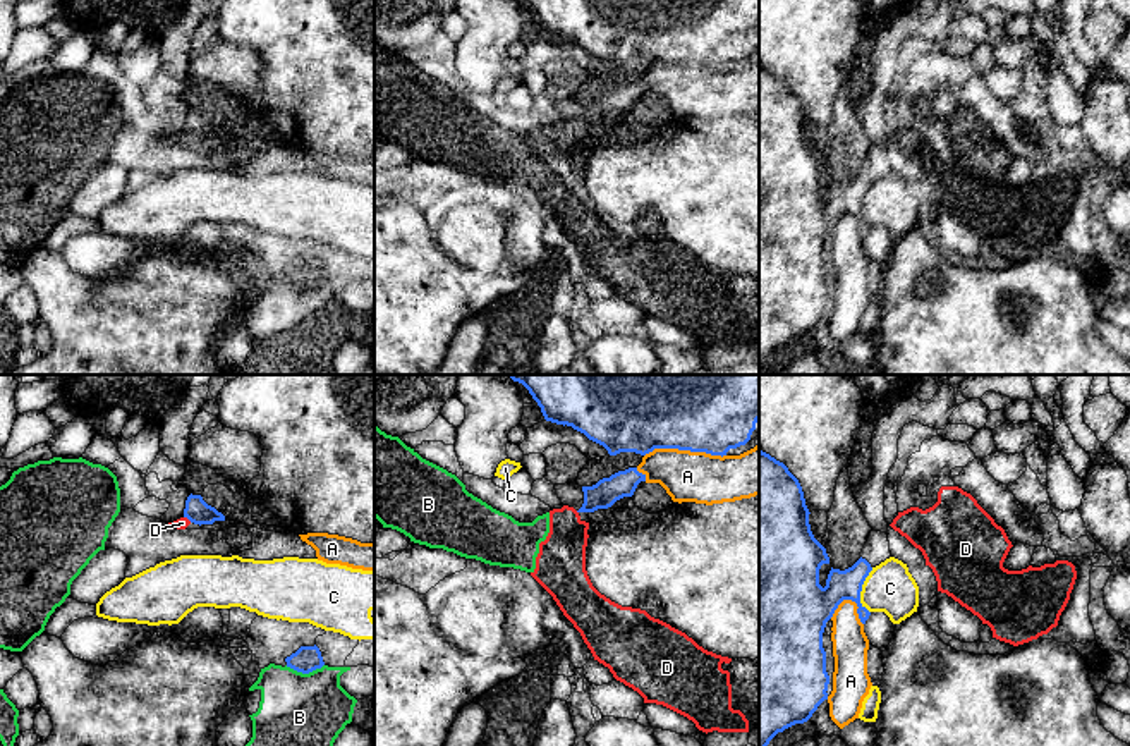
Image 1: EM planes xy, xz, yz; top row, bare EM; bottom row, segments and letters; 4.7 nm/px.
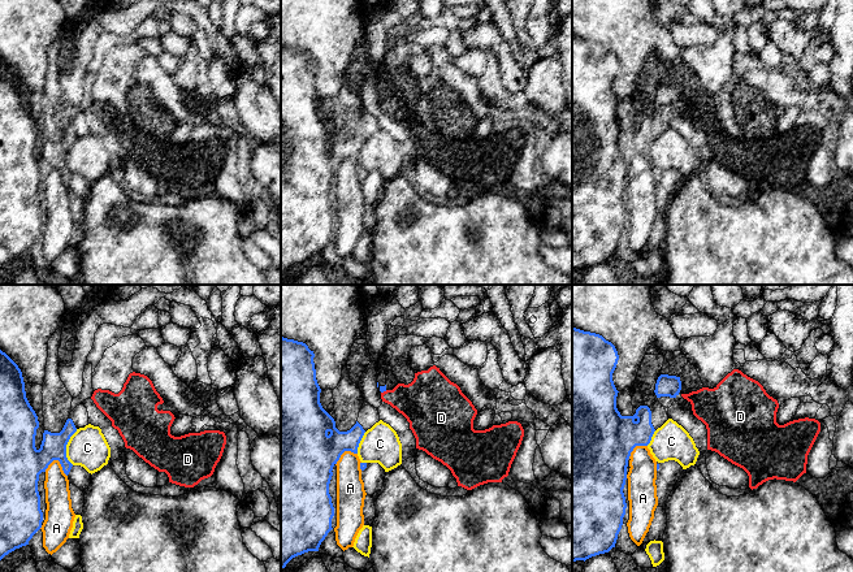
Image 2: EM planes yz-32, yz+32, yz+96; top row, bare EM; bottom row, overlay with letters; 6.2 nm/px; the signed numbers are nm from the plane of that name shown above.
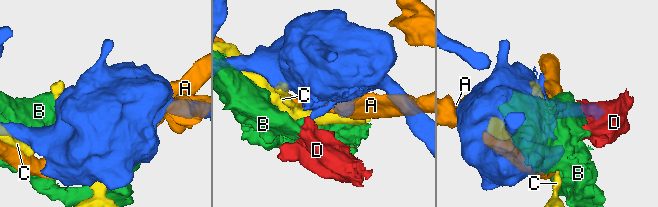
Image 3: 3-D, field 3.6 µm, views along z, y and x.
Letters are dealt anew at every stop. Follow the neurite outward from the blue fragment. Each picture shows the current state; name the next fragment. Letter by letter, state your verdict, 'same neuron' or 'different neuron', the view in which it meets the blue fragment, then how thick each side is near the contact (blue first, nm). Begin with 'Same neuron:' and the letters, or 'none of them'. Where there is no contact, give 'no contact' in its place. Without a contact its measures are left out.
Same neuron: none of them
A: different neuron; meets blue in xz; 320 nm thick on the blue side, 240 nm on the other
B: different neuron; meets blue in xy; 120 nm thick on the blue side, 400 nm on the other
C: different neuron; meets blue in yz; 200 nm thick on the blue side, 240 nm on the other
D: different neuron; meets blue in xy; 110 nm thick on the blue side, 60 nm on the other

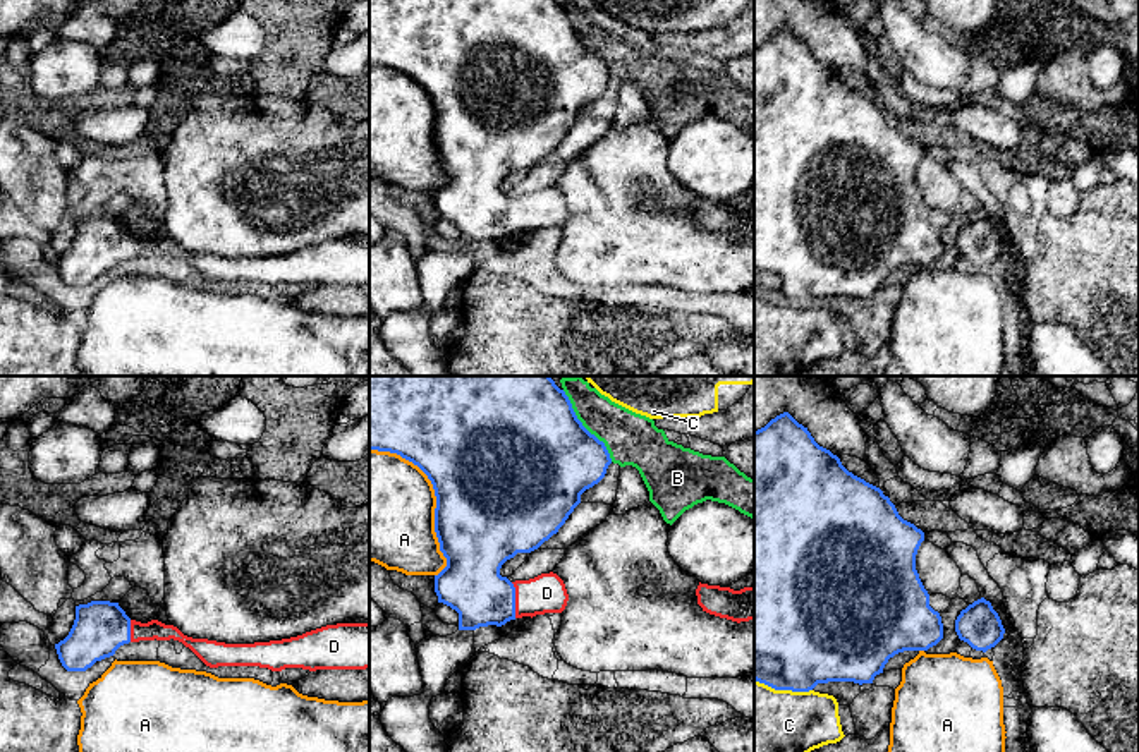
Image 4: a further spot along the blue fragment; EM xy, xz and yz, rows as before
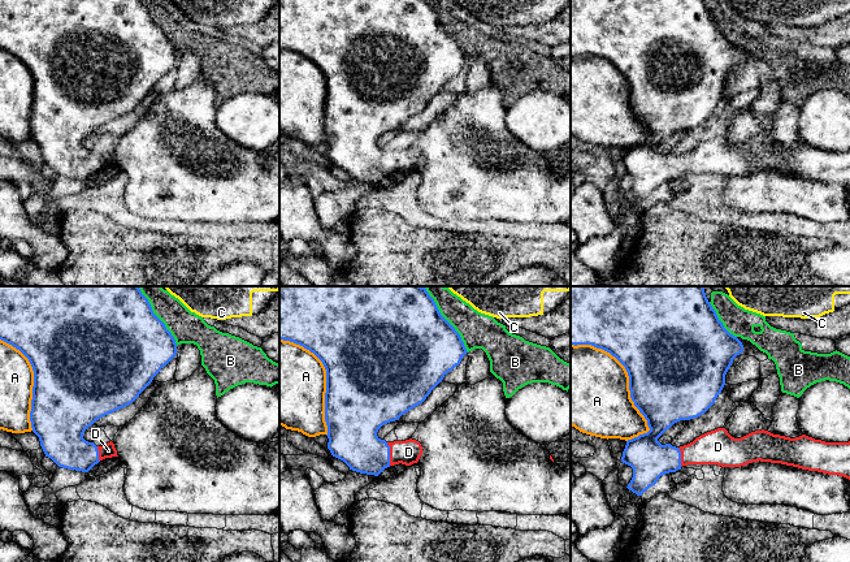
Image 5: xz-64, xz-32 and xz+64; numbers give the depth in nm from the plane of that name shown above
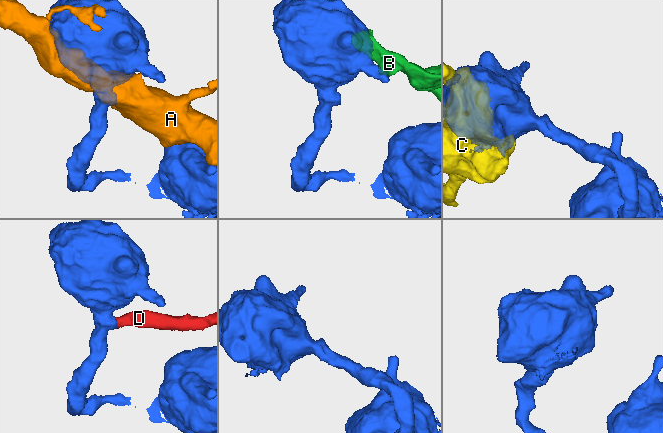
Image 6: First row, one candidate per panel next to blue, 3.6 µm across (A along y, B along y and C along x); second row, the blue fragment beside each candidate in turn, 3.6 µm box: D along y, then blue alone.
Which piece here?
Same neuron: D
A: different neuron; meets blue in xz; 500 nm thick on the blue side, 460 nm on the other
B: different neuron; meets blue in xz; 500 nm thick on the blue side, 240 nm on the other
C: different neuron; meets blue in yz; 500 nm thick on the blue side, 460 nm on the other
D: same neuron; meets blue in xz; 280 nm thick on the blue side, 180 nm on the other

